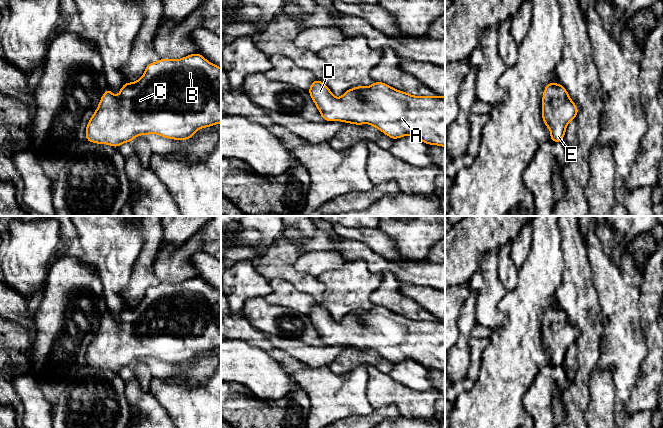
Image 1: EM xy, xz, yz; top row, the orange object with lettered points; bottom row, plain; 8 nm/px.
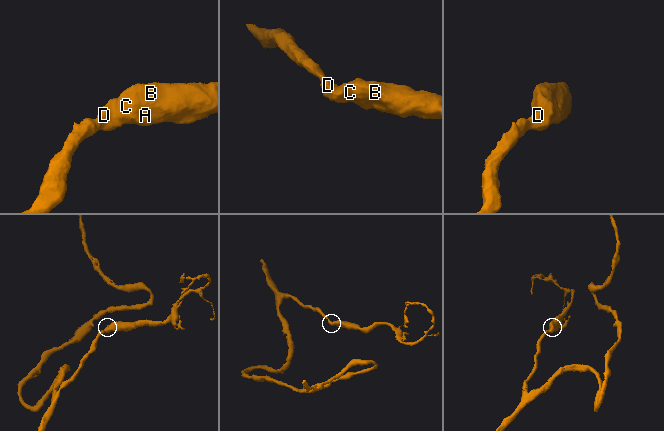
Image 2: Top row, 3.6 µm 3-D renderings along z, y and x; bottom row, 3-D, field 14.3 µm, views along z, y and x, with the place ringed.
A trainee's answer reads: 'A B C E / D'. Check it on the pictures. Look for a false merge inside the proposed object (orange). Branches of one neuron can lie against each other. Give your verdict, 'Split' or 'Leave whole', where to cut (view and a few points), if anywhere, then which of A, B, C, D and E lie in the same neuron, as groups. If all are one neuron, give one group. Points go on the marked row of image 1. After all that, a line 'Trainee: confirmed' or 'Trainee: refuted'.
Leave whole. No split. Groups: A B C D E
Trainee: refuted

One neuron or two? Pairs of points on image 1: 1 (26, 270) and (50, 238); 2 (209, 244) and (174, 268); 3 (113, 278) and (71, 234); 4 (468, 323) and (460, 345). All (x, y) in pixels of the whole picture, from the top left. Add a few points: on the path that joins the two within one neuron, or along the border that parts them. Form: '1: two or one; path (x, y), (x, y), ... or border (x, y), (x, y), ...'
1: one; path (26, 262), (42, 246)
2: one; path (200, 244), (195, 244), (180, 259)
3: two; border (74, 226), (78, 234)
4: one; path (465, 328), (463, 340)

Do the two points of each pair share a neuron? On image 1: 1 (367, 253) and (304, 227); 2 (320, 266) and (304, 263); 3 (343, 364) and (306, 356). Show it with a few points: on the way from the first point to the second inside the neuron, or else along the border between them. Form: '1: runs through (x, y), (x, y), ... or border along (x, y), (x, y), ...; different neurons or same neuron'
1: border along (290, 226), (295, 226), (308, 236), (316, 228); different neurons
2: runs through (316, 263), (308, 263); same neuron
3: border along (347, 347), (328, 366); different neurons

